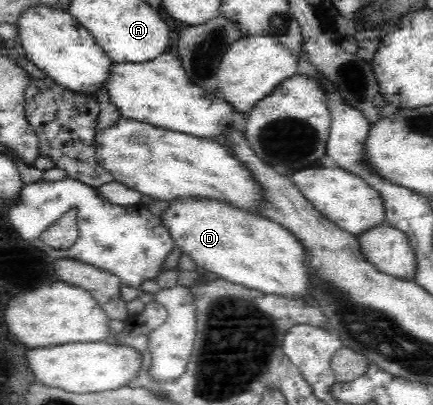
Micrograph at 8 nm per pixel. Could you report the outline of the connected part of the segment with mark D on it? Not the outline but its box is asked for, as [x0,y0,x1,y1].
[159,195,307,297]

